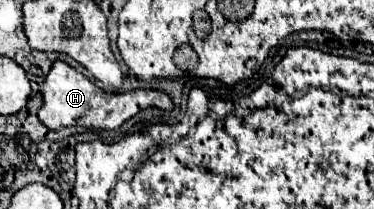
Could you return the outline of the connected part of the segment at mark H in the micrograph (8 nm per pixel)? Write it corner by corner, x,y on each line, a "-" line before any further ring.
56,59
50,73
46,75
46,81
42,85
44,105
38,111
38,119
50,127
60,129
68,125
82,125
86,129
118,129
126,119
134,117
144,107
160,107
160,109
172,109
172,99
168,93
158,89
132,89
122,93
108,93
96,87
88,77
78,73
68,63

